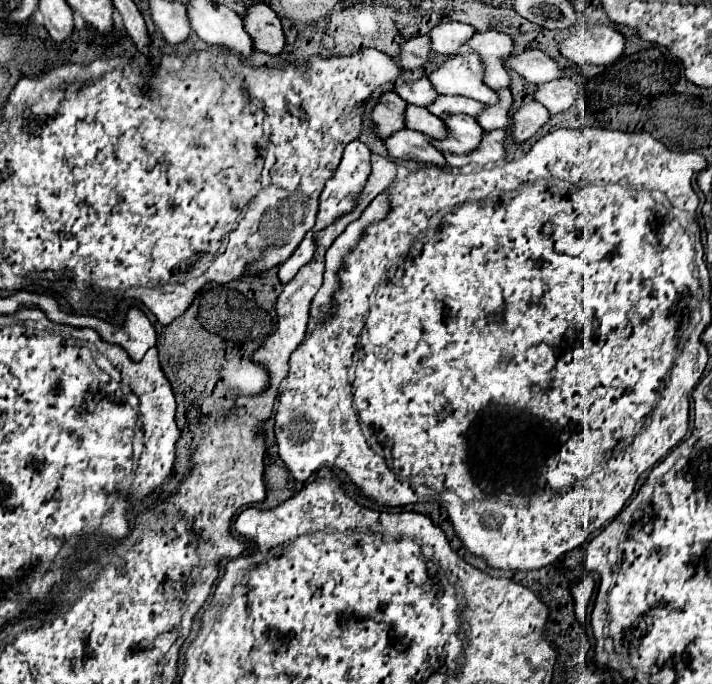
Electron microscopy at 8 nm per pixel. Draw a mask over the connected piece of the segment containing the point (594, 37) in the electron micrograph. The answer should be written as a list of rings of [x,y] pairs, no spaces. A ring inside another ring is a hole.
[[[591,26],[581,34],[573,34],[571,38],[559,44],[561,54],[575,62],[577,66],[583,64],[603,64],[609,66],[617,62],[625,52],[627,38],[613,26]]]

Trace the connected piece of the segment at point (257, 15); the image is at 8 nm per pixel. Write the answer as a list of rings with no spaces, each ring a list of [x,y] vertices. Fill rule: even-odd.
[[[255,4],[245,16],[247,32],[253,38],[255,50],[267,54],[279,54],[285,46],[285,34],[279,16],[267,4]]]

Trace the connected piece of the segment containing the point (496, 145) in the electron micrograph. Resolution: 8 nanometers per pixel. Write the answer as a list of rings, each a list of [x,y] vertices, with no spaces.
[[[491,130],[491,132],[485,132],[479,148],[471,154],[463,154],[463,156],[457,156],[457,154],[445,154],[447,158],[447,164],[453,166],[453,168],[463,168],[467,164],[477,164],[477,166],[487,166],[487,164],[499,164],[499,162],[505,162],[505,138],[507,138],[507,132],[505,130]]]

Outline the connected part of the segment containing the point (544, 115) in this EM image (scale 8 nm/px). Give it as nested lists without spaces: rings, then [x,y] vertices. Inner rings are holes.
[[[529,102],[523,108],[519,108],[513,114],[513,122],[515,122],[515,130],[513,136],[517,142],[525,142],[531,136],[537,134],[537,130],[541,126],[545,126],[549,122],[549,112],[547,108],[543,108],[539,102]]]

